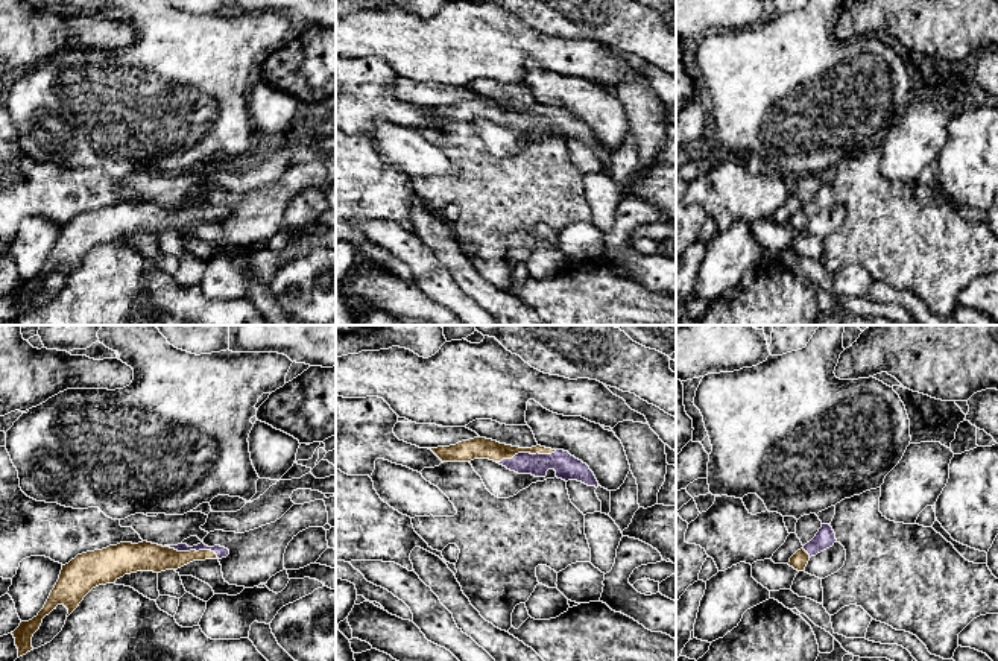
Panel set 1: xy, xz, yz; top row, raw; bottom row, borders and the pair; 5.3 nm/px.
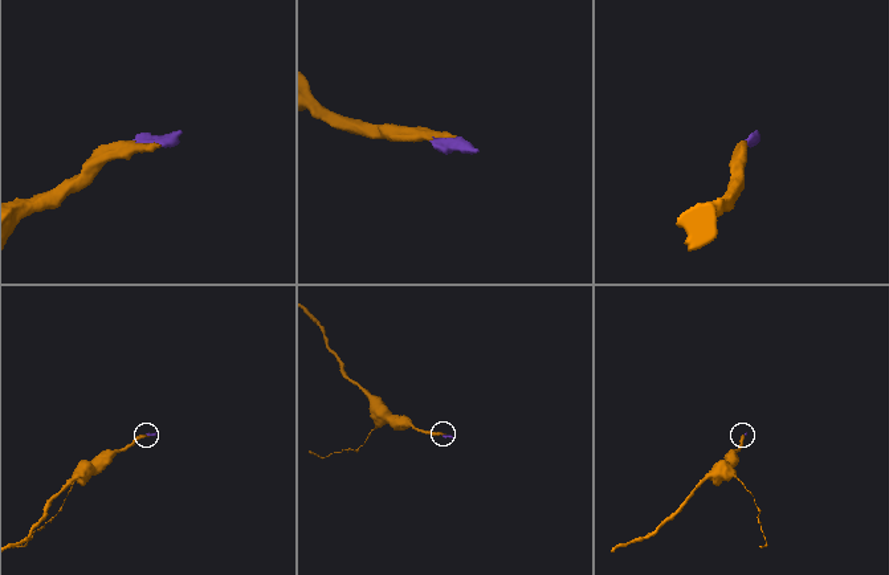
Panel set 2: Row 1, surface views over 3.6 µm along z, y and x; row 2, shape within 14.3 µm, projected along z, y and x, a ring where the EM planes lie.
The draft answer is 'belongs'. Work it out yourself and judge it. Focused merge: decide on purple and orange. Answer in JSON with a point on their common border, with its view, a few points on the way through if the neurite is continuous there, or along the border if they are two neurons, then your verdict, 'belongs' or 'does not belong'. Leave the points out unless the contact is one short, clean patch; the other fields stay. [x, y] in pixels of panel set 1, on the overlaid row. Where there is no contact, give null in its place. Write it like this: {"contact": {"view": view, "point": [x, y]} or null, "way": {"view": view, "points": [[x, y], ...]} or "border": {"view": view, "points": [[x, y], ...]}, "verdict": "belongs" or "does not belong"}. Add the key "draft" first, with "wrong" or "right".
{"draft": "right", "contact": {"view": "xz", "point": [526, 453]}, "way": {"view": "xz", "points": [[567, 467], [526, 453], [498, 453], [480, 447]]}, "verdict": "belongs"}

